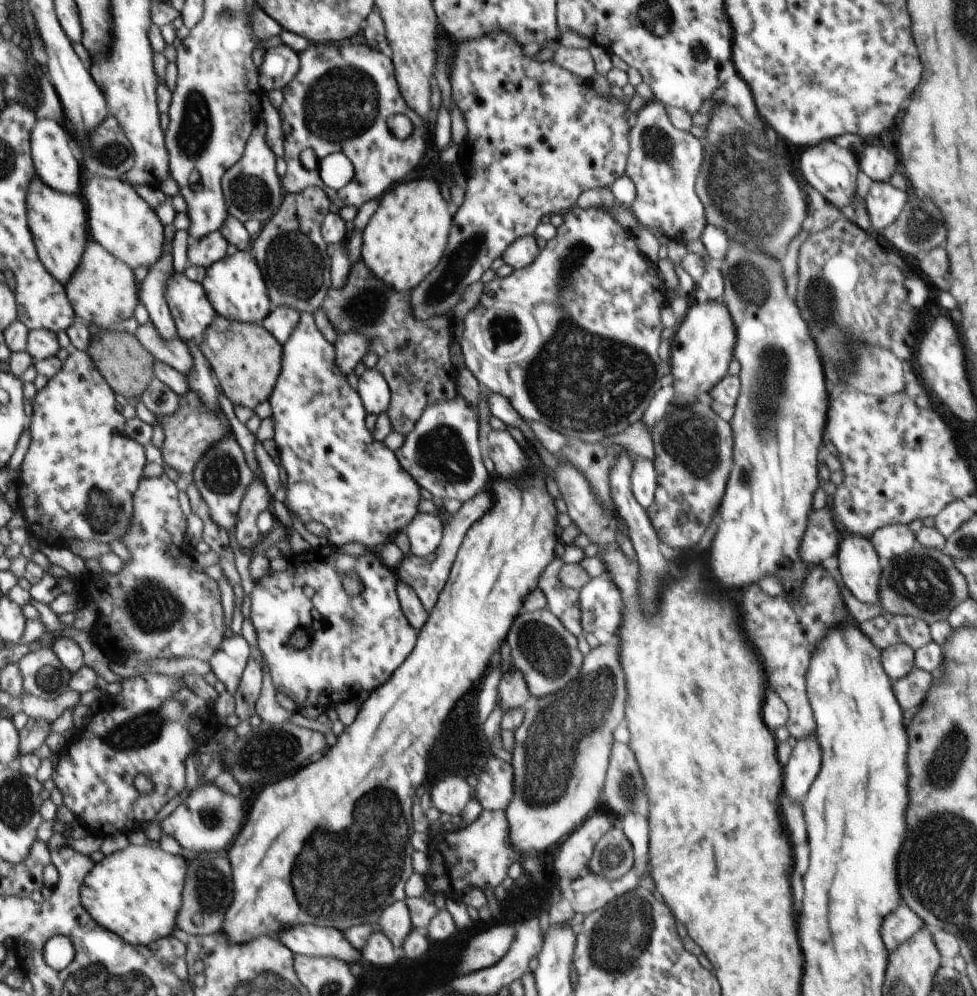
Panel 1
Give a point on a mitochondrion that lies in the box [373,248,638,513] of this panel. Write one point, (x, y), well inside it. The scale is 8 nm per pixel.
(442, 452)

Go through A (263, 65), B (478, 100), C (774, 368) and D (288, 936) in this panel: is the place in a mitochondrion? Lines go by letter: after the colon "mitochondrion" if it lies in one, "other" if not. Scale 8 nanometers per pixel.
A: other
B: other
C: mitochondrion
D: other

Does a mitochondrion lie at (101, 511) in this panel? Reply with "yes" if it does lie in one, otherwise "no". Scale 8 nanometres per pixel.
yes

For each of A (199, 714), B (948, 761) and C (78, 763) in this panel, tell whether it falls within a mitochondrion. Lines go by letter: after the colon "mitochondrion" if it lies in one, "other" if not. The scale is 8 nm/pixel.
A: other
B: mitochondrion
C: other

